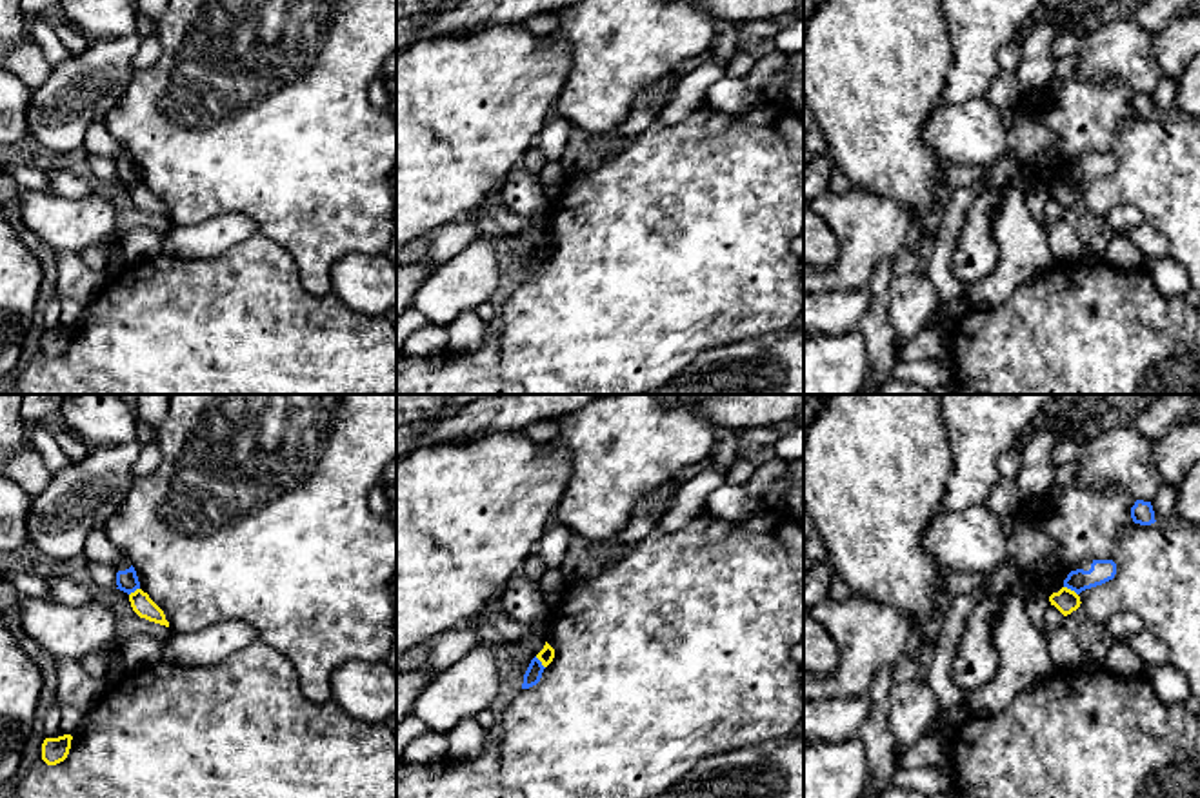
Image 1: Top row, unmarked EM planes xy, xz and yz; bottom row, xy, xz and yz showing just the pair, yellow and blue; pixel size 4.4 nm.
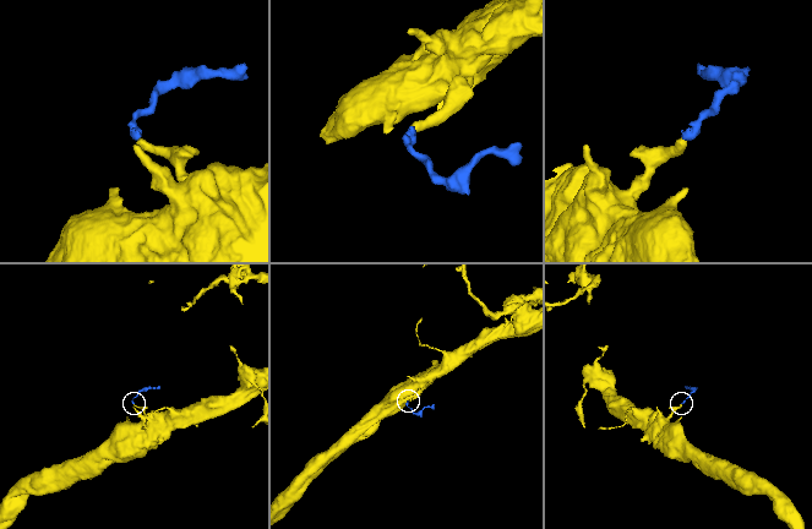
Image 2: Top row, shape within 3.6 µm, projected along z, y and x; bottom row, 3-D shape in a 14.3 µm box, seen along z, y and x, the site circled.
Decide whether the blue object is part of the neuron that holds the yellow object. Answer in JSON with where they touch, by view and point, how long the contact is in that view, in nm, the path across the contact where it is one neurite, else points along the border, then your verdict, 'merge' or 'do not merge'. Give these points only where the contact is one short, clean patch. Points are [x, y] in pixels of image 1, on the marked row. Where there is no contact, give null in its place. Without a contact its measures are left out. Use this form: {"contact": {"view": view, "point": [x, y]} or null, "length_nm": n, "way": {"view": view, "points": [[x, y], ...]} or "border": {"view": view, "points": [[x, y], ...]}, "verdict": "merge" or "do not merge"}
{"contact": {"view": "yz", "point": [1070, 589]}, "length_nm": 80, "border": {"view": "yz", "points": [[1064, 586], [1077, 595]]}, "verdict": "do not merge"}

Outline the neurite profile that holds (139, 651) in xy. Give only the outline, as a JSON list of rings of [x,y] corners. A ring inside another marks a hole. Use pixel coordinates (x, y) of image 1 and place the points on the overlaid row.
[[[133,634],[120,647],[125,673],[155,665],[162,660],[165,638]]]

